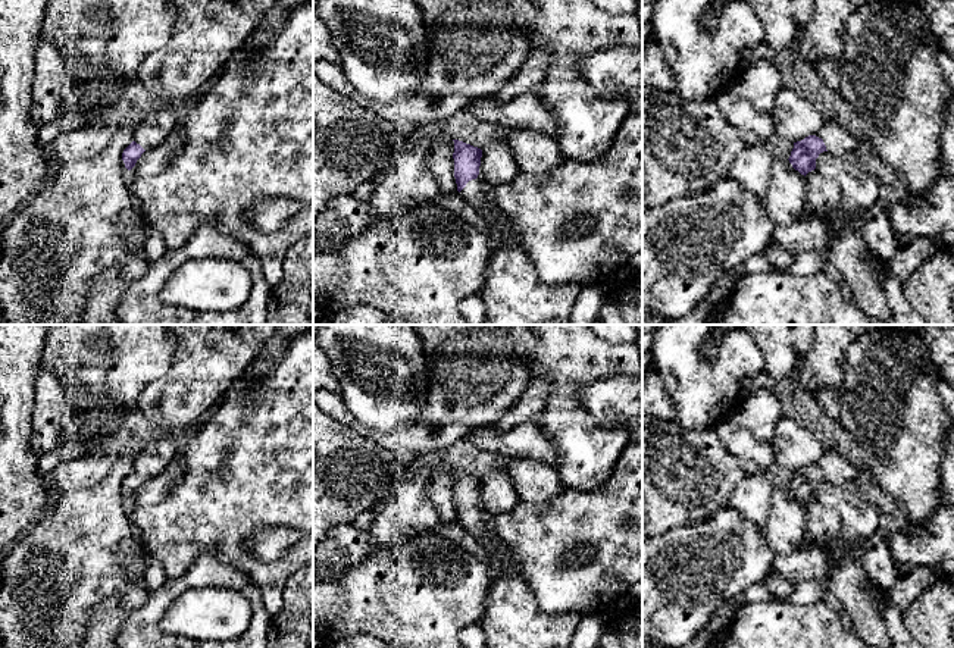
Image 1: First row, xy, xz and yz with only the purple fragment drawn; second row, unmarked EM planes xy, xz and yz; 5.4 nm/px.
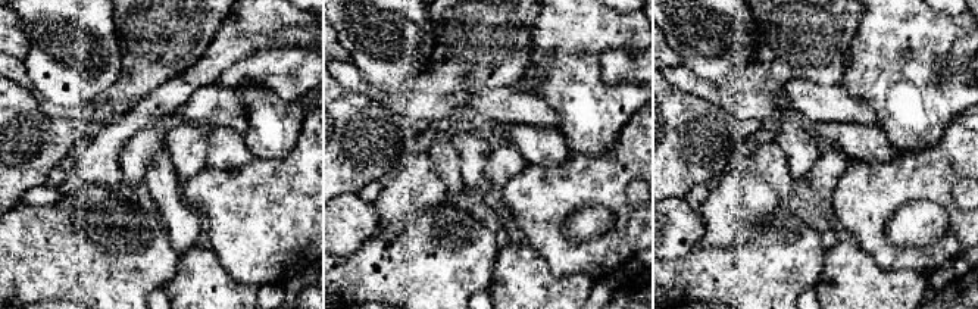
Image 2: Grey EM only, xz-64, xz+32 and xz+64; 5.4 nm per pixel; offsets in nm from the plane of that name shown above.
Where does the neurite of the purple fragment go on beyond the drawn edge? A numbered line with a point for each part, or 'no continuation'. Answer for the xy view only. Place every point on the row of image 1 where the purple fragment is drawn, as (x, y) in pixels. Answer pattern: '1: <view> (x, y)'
1: xy (156, 127)

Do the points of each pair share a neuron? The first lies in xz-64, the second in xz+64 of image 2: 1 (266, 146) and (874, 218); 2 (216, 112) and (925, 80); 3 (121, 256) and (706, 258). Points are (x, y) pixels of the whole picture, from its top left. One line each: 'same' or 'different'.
1: different
2: different
3: same

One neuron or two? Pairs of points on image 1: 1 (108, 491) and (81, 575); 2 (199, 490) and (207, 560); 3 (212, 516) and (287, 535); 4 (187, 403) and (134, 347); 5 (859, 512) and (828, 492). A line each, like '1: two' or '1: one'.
1: one
2: two
3: two
4: two
5: one

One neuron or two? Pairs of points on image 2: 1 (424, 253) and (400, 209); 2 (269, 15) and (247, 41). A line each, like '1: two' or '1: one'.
1: two
2: two

